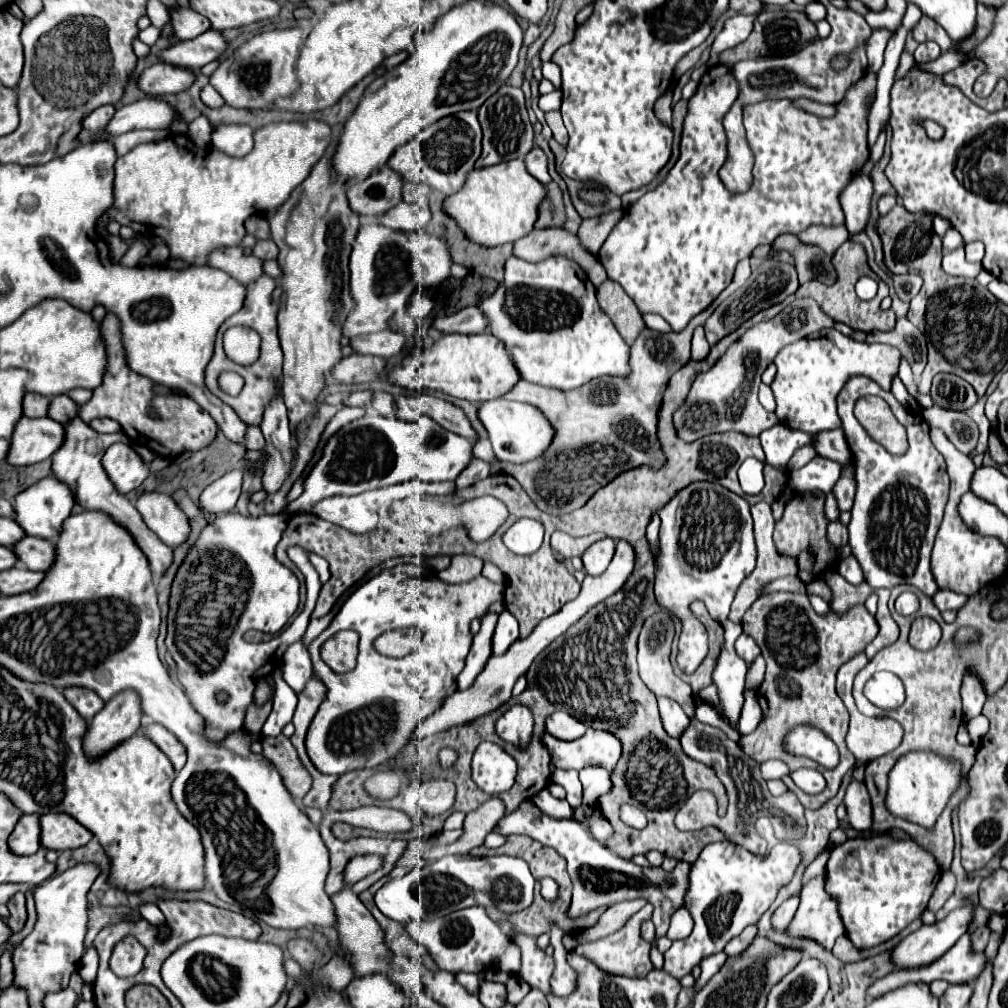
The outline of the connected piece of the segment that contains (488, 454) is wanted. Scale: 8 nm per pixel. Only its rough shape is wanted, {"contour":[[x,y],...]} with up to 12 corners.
{"contour":[[487,438],[475,442],[473,454],[491,464],[491,476],[503,472],[499,468],[491,442]]}

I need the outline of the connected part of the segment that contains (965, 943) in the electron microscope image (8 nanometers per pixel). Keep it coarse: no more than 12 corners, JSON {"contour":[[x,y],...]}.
{"contour":[[969,934],[925,968],[893,970],[869,988],[869,998],[909,982],[939,978],[973,982],[989,958]]}

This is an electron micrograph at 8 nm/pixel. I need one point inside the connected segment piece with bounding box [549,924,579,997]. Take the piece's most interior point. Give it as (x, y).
(563, 982)

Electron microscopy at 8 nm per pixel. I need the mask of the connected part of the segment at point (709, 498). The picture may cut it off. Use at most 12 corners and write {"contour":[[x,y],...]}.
{"contour":[[711,482],[659,516],[655,596],[683,620],[691,674],[755,568],[745,498]]}

